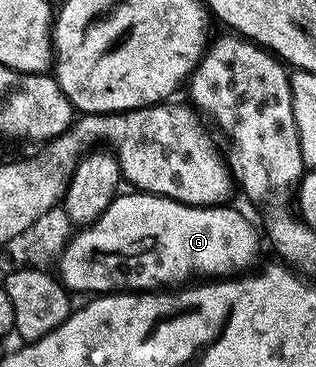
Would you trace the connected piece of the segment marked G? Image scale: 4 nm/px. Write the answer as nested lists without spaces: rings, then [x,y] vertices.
[[[124,191],[94,224],[80,227],[71,236],[57,261],[58,279],[64,288],[75,294],[114,294],[120,290],[163,290],[190,281],[191,275],[195,278],[234,277],[252,267],[250,264],[259,252],[259,236],[237,209],[227,207],[182,204],[167,196],[154,196],[152,192]]]

